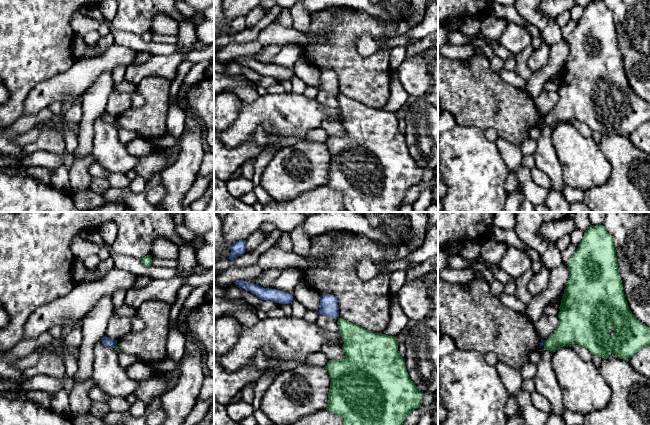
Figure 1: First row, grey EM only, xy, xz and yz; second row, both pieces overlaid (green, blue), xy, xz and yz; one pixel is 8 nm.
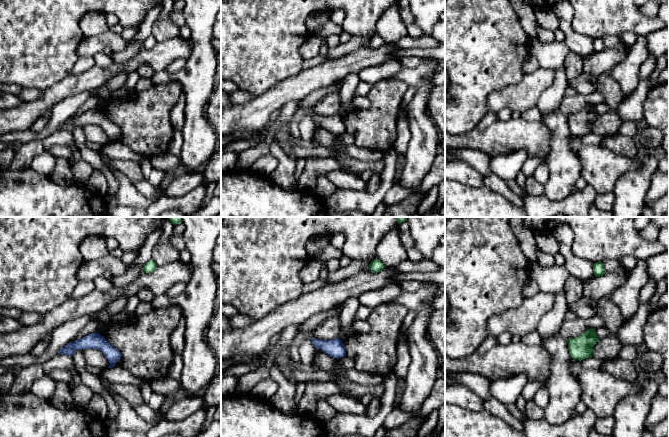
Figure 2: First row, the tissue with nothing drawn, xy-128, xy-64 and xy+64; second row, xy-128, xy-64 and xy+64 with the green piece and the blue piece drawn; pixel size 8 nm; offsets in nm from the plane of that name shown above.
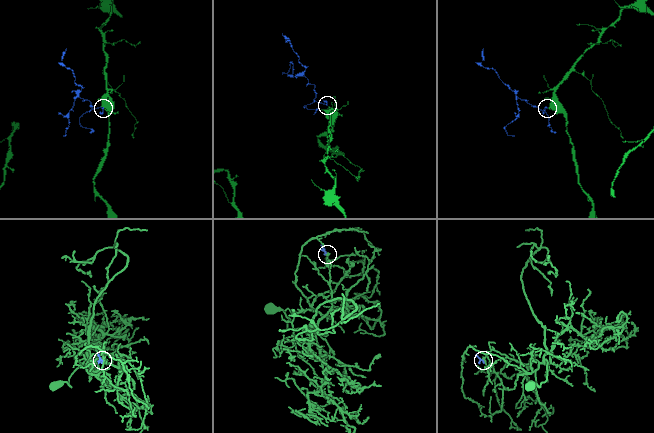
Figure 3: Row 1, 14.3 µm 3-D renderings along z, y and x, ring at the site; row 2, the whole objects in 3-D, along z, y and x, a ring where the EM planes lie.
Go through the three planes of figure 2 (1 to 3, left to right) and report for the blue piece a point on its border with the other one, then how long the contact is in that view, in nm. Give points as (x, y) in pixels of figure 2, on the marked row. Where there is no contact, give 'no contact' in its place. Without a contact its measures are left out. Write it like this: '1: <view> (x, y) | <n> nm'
1: no contact
2: no contact
3: no contact

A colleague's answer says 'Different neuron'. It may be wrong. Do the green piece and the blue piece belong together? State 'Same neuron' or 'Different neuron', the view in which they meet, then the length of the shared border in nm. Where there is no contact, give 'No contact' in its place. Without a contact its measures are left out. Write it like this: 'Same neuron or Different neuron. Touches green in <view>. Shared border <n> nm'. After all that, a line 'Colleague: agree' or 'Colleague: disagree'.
Different neuron. Touches green in xy. Shared border 70 nm
Colleague: agree

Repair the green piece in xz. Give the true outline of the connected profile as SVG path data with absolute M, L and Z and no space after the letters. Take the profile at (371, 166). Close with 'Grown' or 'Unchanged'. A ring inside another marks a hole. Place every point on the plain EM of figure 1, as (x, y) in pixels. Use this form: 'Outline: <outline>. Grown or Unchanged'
Outline: M339 94L338 96L339 109L344 118L342 125L345 129L344 136L329 136L324 143L330 151L330 164L328 170L328 181L326 186L342 193L344 209L347 212L399 212L400 207L403 205L403 197L405 194L416 184L423 180L423 169L417 164L415 159L410 155L405 142L405 135L398 129L398 121L396 113L385 111L382 109L375 109L366 106L365 104L353 100L345 95Z. Unchanged

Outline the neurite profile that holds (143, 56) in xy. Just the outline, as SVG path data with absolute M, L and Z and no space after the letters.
M138 51L138 55L134 60L134 63L145 63L147 62L153 54L149 51Z

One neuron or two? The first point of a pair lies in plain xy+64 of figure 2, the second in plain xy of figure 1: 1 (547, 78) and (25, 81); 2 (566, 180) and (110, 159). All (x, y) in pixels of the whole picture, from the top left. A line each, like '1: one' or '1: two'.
1: two
2: one

